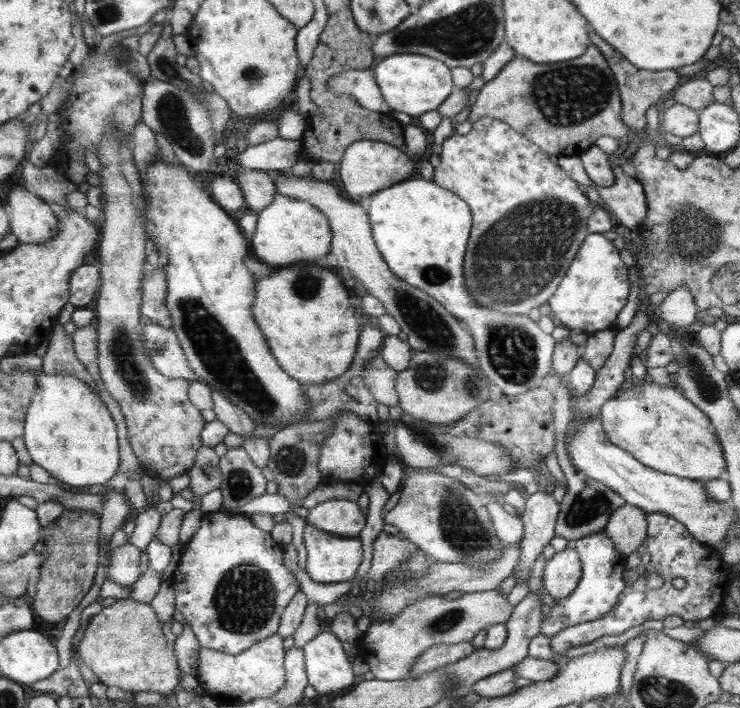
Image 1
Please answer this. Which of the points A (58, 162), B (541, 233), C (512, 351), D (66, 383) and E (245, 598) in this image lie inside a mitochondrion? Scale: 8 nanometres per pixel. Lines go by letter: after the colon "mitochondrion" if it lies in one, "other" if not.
A: other
B: mitochondrion
C: mitochondrion
D: other
E: mitochondrion

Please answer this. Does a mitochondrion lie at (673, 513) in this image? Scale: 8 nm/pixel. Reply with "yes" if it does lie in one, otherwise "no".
no

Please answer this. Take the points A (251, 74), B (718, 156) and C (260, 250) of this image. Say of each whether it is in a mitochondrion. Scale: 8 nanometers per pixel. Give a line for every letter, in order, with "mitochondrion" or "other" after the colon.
A: mitochondrion
B: other
C: other

